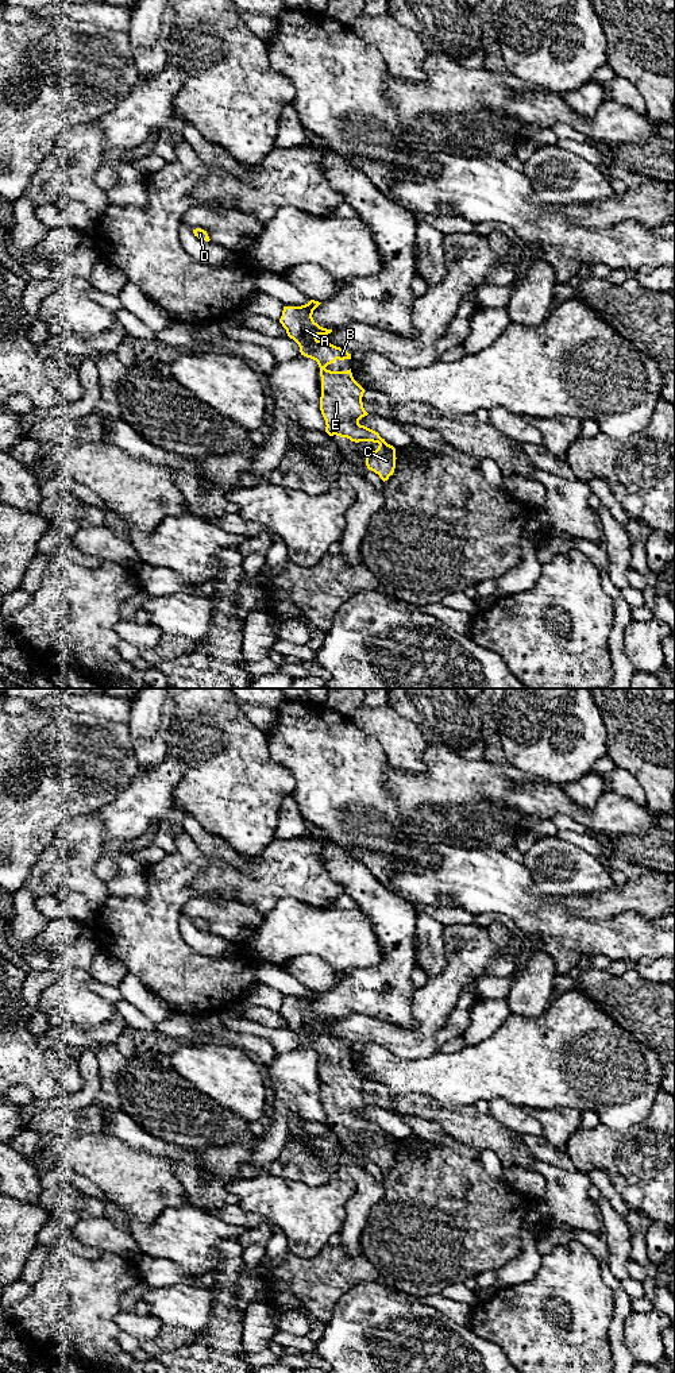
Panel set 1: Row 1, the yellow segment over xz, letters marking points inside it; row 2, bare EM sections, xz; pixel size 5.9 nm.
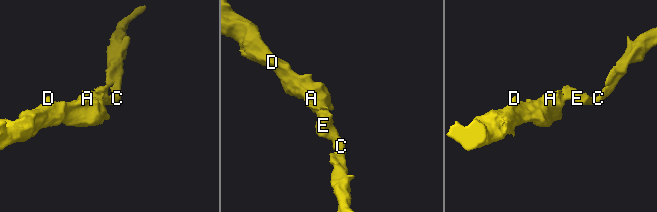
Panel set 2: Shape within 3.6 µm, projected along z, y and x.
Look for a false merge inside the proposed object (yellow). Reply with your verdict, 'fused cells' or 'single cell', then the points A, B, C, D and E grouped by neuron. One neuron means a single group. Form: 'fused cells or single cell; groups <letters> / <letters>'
single cell; groups A B C D E

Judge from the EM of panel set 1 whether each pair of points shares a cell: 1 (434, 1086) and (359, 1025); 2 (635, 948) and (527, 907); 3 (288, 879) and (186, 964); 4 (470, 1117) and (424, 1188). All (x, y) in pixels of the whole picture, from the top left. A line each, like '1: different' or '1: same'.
1: different
2: same
3: same
4: different

